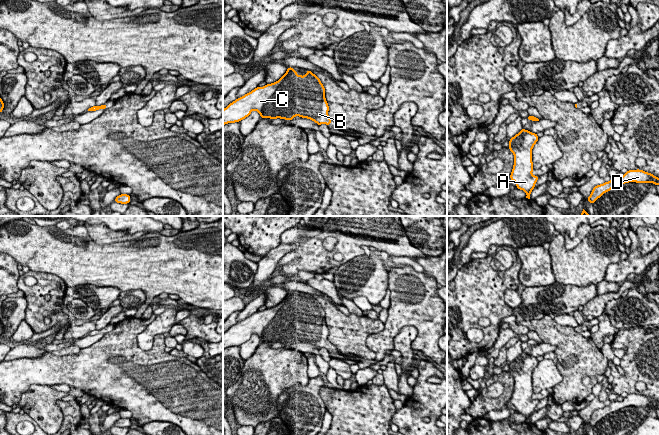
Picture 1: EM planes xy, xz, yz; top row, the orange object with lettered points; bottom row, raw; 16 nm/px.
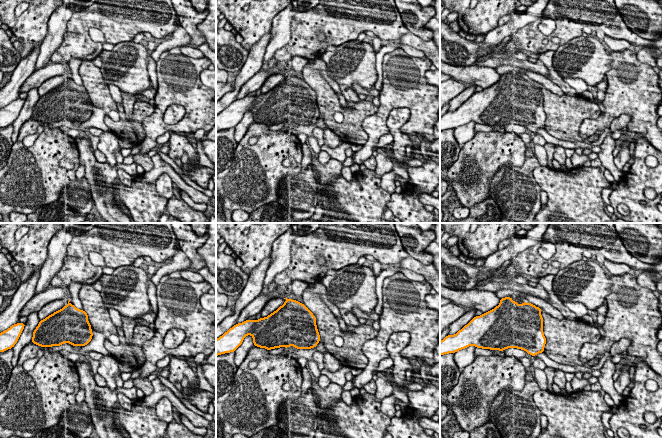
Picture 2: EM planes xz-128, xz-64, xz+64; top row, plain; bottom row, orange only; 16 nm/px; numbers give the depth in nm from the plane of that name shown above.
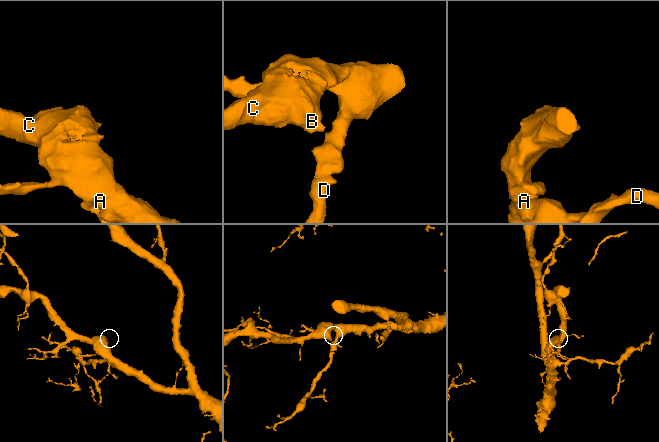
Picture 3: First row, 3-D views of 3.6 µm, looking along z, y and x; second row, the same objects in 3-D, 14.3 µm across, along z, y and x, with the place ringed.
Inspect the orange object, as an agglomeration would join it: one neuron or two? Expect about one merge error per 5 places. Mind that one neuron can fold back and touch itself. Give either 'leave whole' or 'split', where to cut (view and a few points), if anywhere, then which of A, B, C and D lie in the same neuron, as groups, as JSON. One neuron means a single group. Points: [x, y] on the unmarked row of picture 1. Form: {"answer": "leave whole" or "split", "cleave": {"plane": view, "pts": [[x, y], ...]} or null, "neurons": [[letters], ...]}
{"answer": "leave whole", "cleave": null, "neurons": [["A", "B", "C", "D"]]}

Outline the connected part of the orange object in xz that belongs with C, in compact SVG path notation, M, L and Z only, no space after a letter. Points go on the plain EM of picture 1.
M288 291L287 296L276 306L256 311L251 316L236 323L223 333L223 349L240 346L248 341L253 334L259 336L261 342L294 343L295 340L307 342L317 349L330 349L332 344L328 340L329 330L325 322L325 312L320 303L310 294L304 300L298 299L293 291Z

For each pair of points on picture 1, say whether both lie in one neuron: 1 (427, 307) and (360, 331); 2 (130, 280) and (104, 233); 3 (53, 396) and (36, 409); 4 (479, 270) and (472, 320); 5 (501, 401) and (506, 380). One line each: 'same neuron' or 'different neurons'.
1: different neurons
2: different neurons
3: same neuron
4: same neuron
5: same neuron

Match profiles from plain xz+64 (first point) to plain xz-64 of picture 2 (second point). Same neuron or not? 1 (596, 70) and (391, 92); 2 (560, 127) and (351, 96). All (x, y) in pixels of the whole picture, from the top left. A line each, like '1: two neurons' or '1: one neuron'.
1: two neurons
2: two neurons

